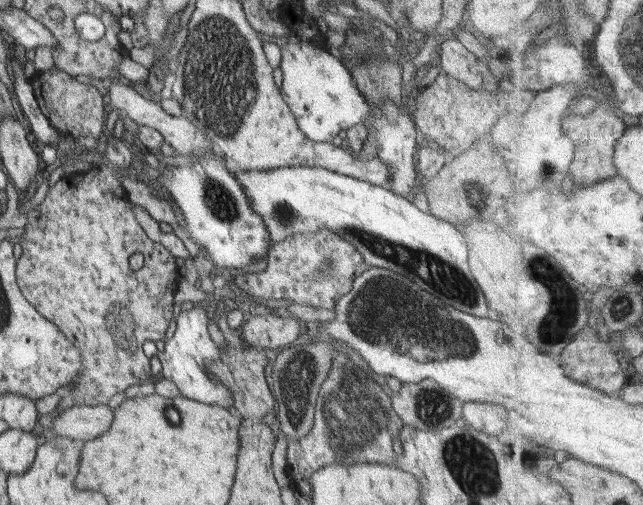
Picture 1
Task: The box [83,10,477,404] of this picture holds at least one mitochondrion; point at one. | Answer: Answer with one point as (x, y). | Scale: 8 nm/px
(217, 86)

